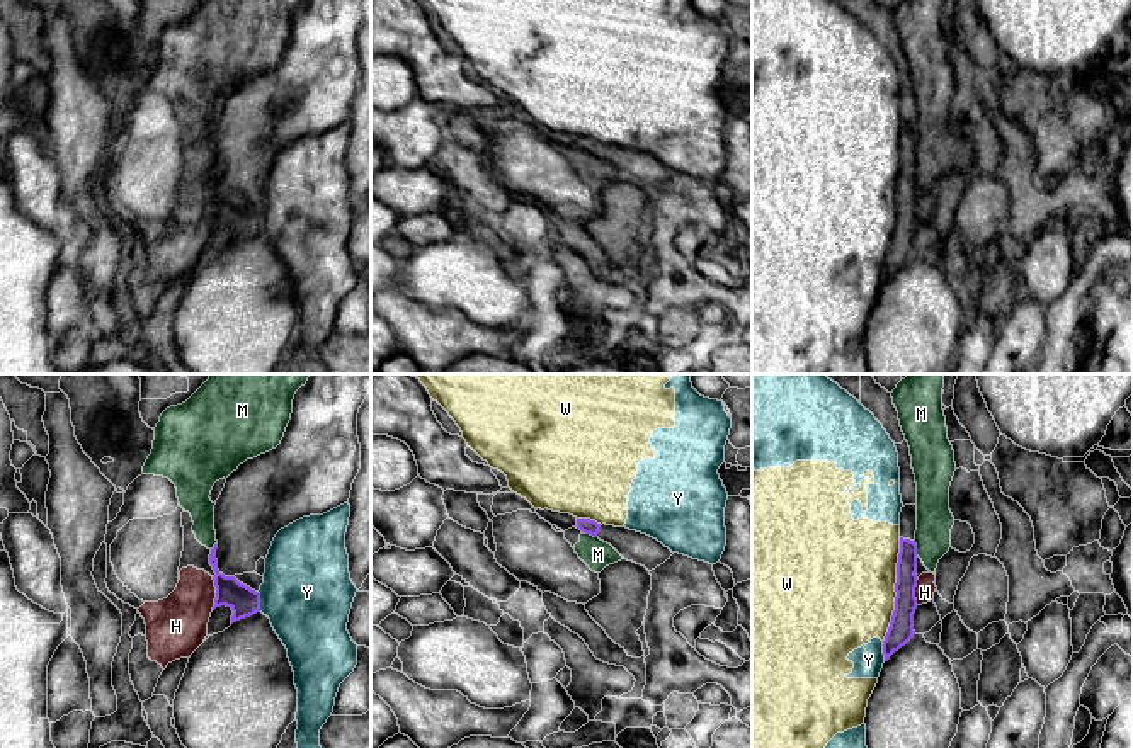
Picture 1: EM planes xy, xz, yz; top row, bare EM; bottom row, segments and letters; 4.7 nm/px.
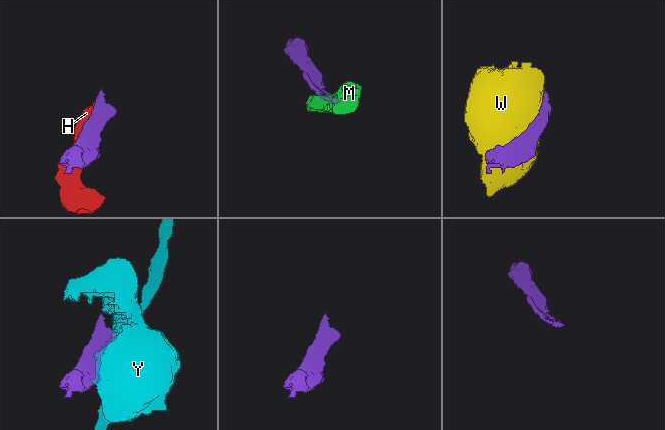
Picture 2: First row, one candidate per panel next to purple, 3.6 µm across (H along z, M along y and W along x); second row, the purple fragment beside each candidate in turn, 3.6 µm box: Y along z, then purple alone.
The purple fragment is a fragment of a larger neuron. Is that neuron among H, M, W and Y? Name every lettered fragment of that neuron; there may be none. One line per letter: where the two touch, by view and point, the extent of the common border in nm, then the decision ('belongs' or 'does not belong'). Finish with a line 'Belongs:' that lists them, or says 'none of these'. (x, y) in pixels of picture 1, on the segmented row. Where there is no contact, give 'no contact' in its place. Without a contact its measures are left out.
H: contact xy (216, 594); length 150 nm; does not belong
M: contact yz (916, 548); length 70 nm; does not belong
W: contact yz (895, 590); length 500 nm; does not belong
Y: contact xy (259, 602); length 100 nm; does not belong
Belongs: none of these

